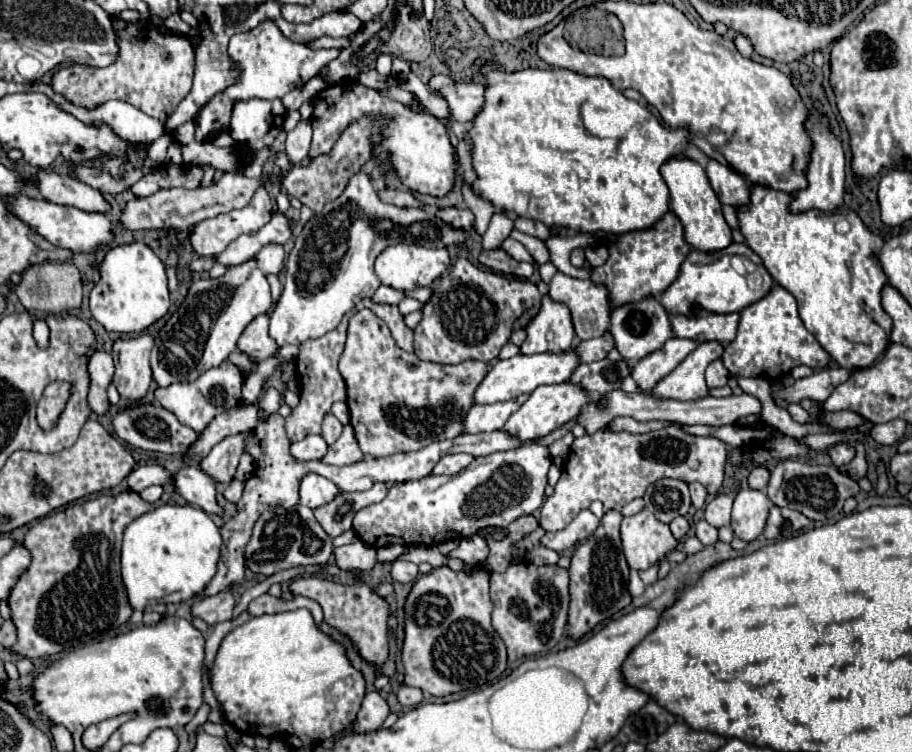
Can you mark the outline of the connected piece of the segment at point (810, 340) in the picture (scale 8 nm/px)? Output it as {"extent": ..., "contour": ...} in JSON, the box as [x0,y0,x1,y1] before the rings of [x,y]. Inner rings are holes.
{"extent":[722,284,830,378],"contour":[[[774,284],[772,290],[758,302],[750,304],[740,312],[740,324],[736,338],[726,346],[722,362],[732,376],[752,376],[752,378],[782,378],[794,366],[810,366],[812,370],[822,370],[830,364],[828,352],[818,344],[818,340],[804,328],[794,296],[782,286]]]}

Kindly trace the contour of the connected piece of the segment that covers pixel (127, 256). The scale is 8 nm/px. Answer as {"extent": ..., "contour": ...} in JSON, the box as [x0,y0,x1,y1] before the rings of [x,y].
{"extent":[90,242,170,332],"contour":[[[144,242],[114,246],[100,264],[100,280],[90,290],[90,312],[108,332],[142,332],[170,308],[162,260]]]}

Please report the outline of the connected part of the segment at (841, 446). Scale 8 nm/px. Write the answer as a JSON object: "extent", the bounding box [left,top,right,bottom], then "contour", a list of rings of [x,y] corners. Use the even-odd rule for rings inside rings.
{"extent":[830,442,854,466],"contour":[[[838,442],[838,444],[834,444],[832,448],[830,448],[830,460],[832,460],[832,464],[834,466],[844,466],[844,464],[848,464],[852,458],[854,458],[854,448],[850,446],[850,444],[844,444],[844,442]]]}

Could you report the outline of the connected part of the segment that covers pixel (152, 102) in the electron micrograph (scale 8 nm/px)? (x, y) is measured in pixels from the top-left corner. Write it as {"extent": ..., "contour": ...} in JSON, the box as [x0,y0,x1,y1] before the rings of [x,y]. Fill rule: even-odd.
{"extent":[52,18,194,122],"contour":[[[120,18],[114,20],[114,34],[118,36],[118,60],[106,68],[92,68],[84,64],[72,64],[60,68],[52,76],[52,90],[62,94],[68,102],[82,108],[96,108],[106,100],[124,100],[148,116],[166,122],[170,112],[184,100],[192,88],[194,76],[194,46],[188,36],[174,32],[162,32],[150,20],[138,20],[126,24]]]}

